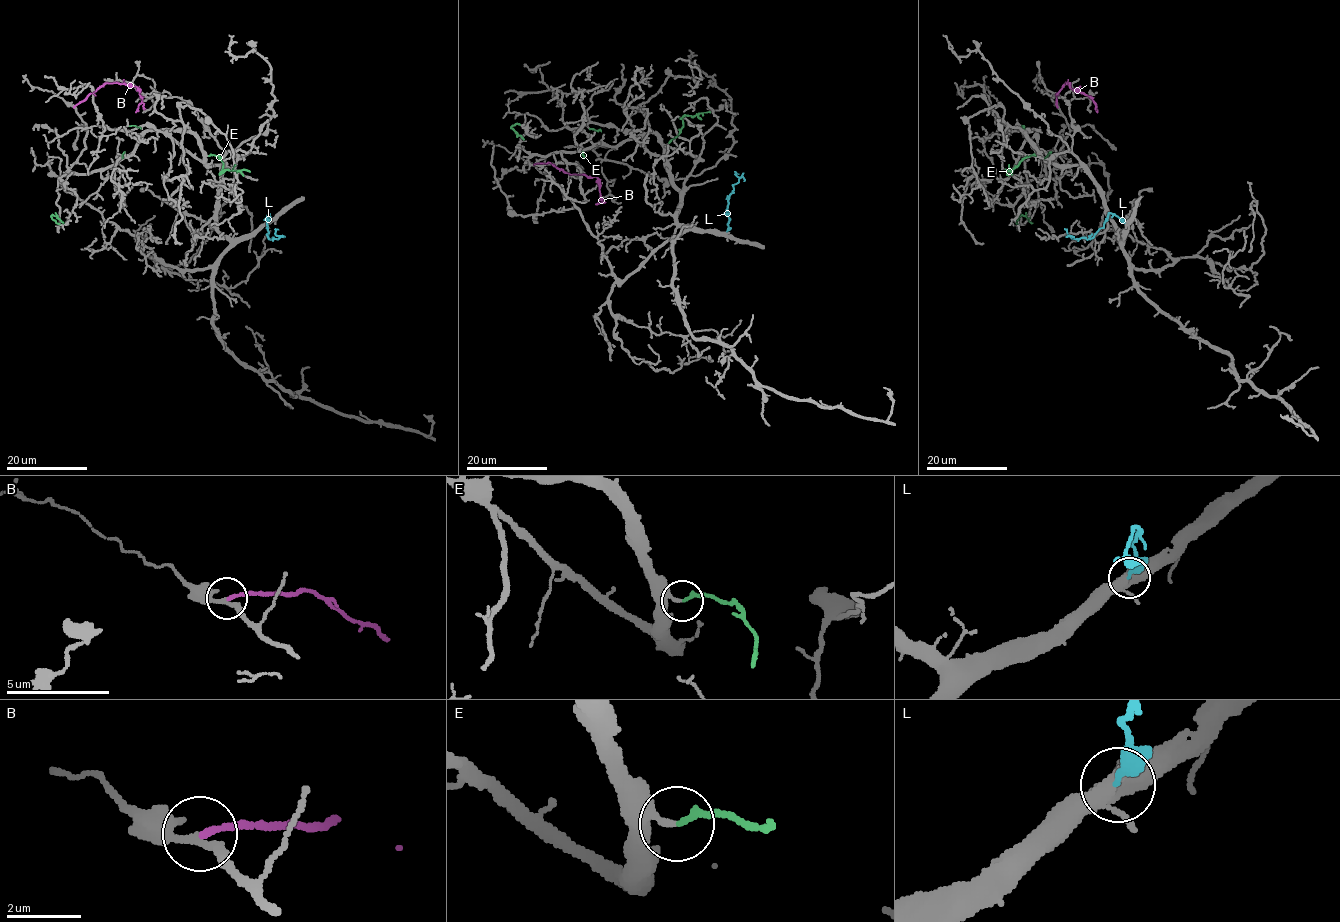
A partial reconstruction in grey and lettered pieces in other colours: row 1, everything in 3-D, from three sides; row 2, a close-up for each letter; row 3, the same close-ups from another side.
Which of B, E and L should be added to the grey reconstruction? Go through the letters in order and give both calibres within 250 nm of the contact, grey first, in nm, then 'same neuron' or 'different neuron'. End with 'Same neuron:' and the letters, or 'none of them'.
B: 240 nm thick on the grey side, 160 nm on the other; different neuron
E: 170 nm thick on the grey side, 170 nm on the other; different neuron
L: 480 nm thick on the grey side, 280 nm on the other; same neuron
Same neuron: L

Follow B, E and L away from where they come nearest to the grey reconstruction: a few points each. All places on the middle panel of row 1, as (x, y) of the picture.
B: (533, 164), (549, 162), (566, 172), (594, 177), (598, 180), (602, 201), (595, 204)
E: (668, 143), (585, 157), (582, 151), (516, 133), (511, 128), (520, 125)
L: (727, 231), (729, 197), (740, 178), (735, 174), (738, 173)

